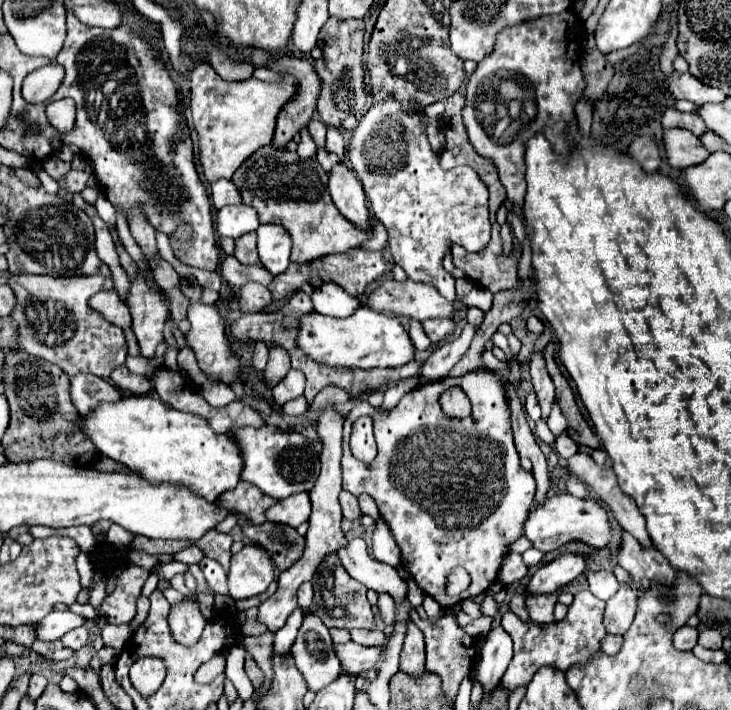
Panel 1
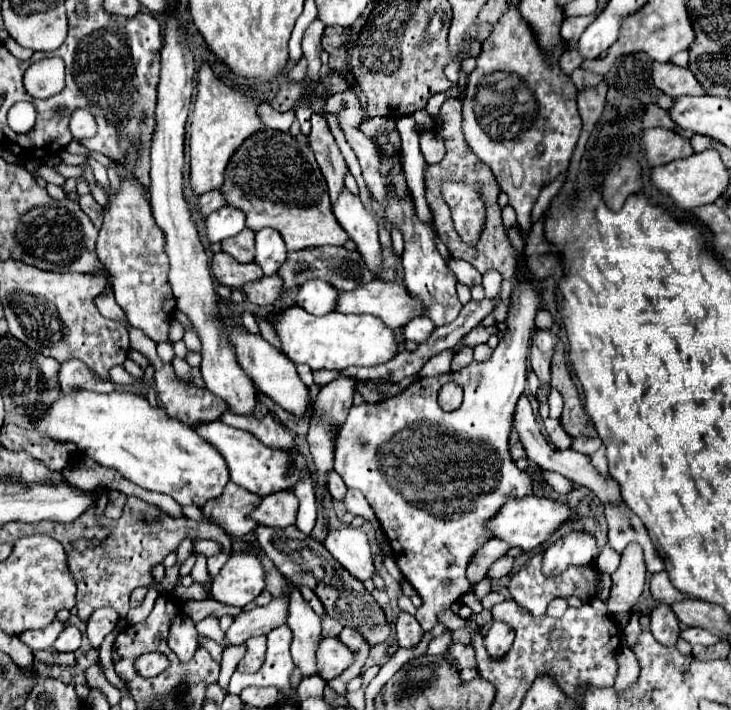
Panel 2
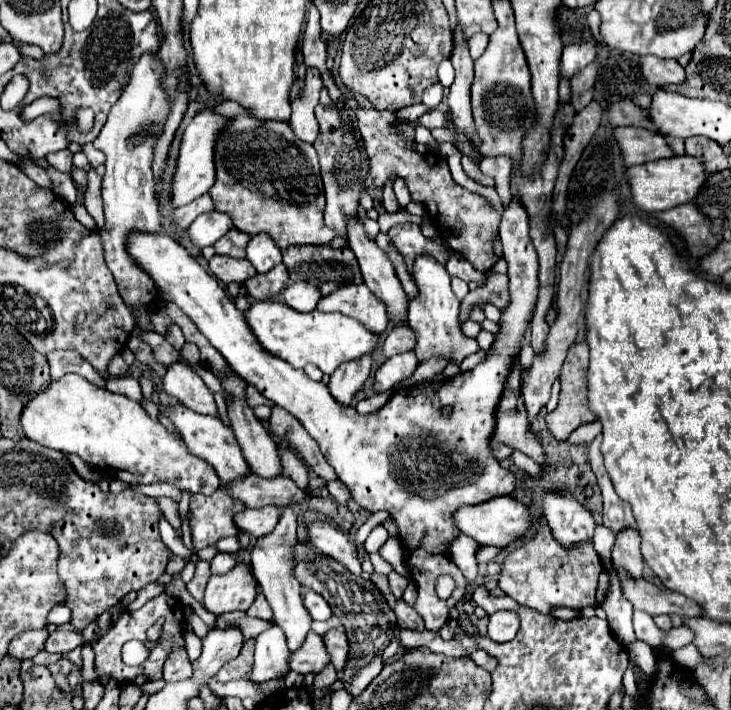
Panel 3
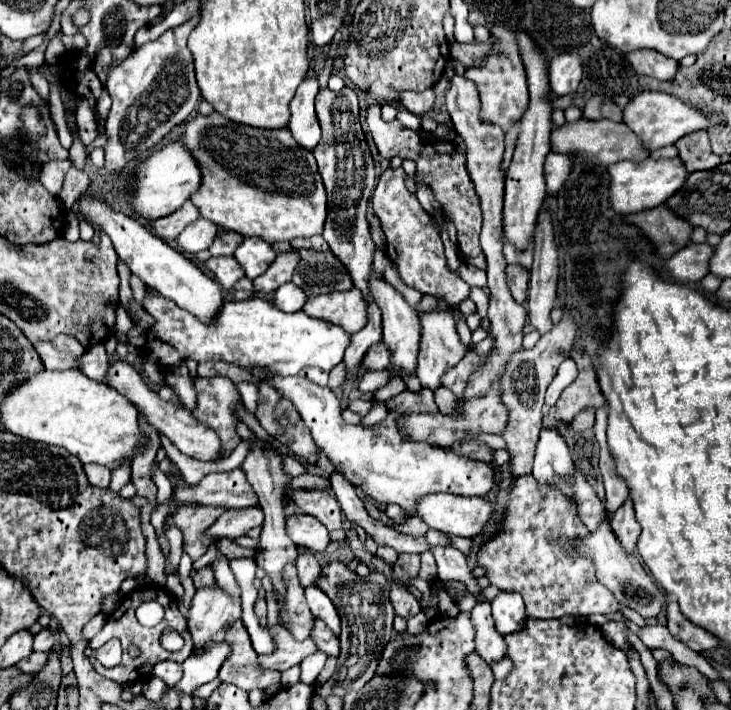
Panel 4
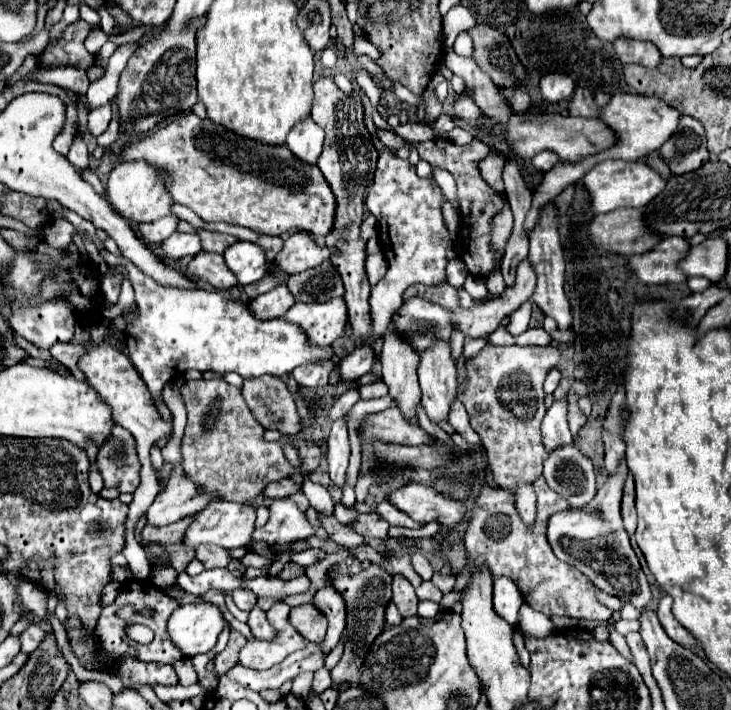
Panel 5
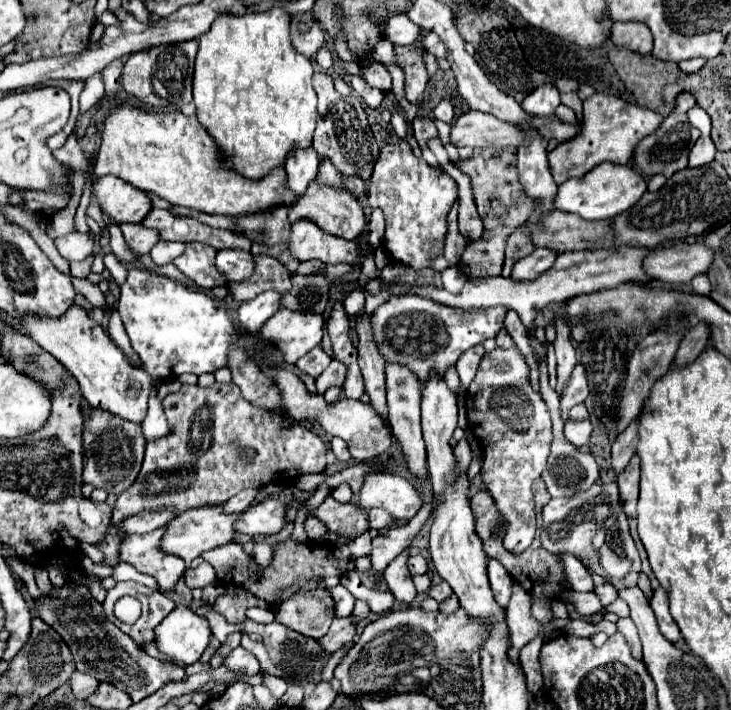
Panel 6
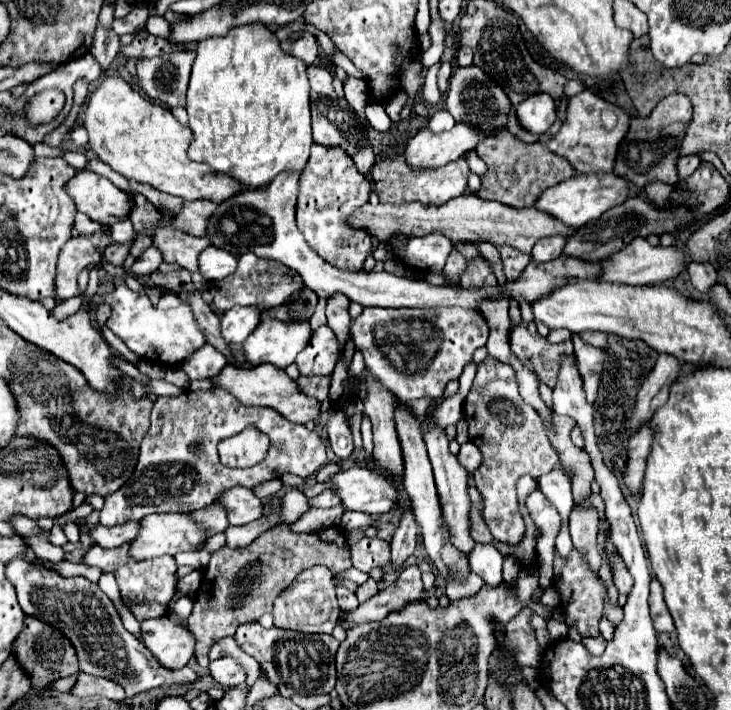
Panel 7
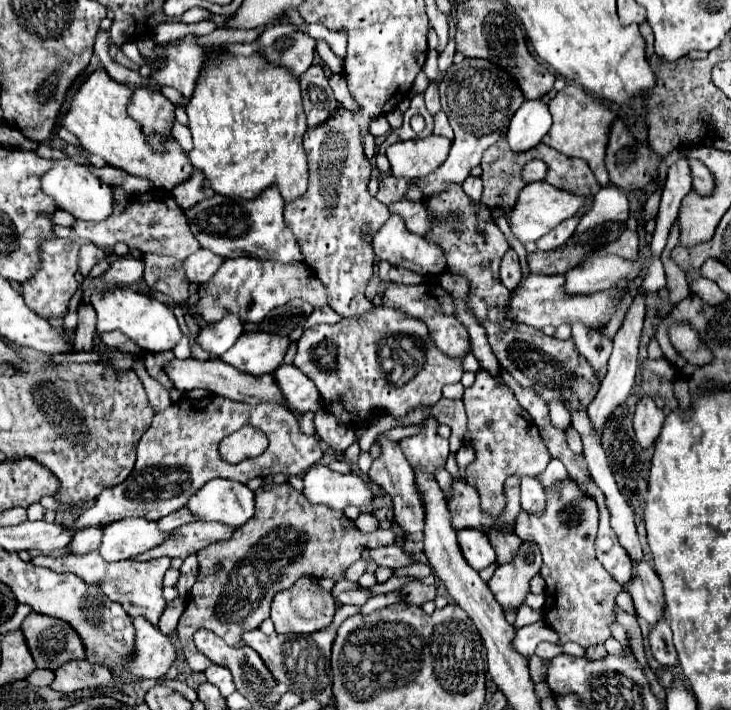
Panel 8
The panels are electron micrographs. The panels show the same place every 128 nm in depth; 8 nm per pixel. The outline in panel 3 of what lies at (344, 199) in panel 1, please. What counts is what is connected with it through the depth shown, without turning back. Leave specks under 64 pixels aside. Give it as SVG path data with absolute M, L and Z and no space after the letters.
M358 216L358 220L352 220L352 222L350 222L350 234L348 234L348 236L350 236L348 244L350 244L352 252L354 252L356 258L358 258L358 264L360 264L360 270L362 270L362 276L364 276L366 286L368 286L380 300L384 300L392 324L396 324L396 326L404 324L404 322L406 322L406 310L408 310L408 298L406 298L406 292L402 290L402 284L400 284L400 280L398 280L396 272L394 272L394 266L392 266L390 258L388 258L386 252L382 252L382 250L376 246L376 242L368 236L368 232L364 230L364 222L362 222L360 216Z

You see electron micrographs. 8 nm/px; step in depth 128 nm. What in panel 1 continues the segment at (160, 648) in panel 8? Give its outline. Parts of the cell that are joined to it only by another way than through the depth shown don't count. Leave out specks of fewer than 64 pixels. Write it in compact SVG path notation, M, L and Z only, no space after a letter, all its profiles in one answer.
M246 544L238 554L232 556L228 574L230 596L234 600L262 594L274 580L274 560L258 544Z

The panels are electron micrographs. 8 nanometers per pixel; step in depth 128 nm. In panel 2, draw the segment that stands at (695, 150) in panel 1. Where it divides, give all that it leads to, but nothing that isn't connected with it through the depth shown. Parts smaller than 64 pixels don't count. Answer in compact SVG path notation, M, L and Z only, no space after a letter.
M648 128L642 134L642 148L652 166L662 166L694 154L690 140L666 128Z

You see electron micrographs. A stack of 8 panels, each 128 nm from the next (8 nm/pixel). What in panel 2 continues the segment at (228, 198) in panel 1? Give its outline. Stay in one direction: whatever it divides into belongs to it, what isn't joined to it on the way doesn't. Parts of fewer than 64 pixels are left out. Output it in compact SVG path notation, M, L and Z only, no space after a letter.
M210 190L198 198L198 210L202 216L208 216L210 212L222 208L226 204L226 198L220 194L220 190Z

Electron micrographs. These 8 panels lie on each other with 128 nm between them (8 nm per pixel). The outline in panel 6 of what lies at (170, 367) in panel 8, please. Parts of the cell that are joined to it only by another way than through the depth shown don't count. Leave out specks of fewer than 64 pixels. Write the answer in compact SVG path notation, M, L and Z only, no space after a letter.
M274 368L274 382L282 392L282 402L286 404L286 412L290 418L294 418L298 422L314 420L320 428L324 428L324 432L328 432L332 436L340 436L342 440L346 440L354 460L358 460L358 462L372 460L372 458L384 454L394 444L394 434L392 434L388 420L382 420L382 416L376 416L376 412L374 412L374 408L370 408L370 404L364 404L360 400L348 400L348 398L342 398L334 404L326 404L326 400L320 394L318 396L308 394L304 382L286 368Z

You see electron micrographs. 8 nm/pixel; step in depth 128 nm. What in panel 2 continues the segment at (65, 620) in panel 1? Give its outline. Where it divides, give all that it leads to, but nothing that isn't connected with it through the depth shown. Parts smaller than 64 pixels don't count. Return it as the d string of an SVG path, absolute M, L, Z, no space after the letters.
M52 620L46 628L40 630L30 630L30 632L22 632L20 640L30 646L32 650L40 650L40 648L50 648L54 644L54 640L58 638L58 634L66 628L66 622L62 620Z

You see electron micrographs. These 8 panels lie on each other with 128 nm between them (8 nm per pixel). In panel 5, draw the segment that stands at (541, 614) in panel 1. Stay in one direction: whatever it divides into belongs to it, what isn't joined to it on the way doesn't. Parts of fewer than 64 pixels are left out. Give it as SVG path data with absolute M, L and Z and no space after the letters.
M538 476L538 480L534 480L534 490L538 498L538 512L534 528L526 528L522 518L518 516L518 510L514 508L514 496L510 496L510 492L506 492L504 488L482 488L472 510L464 540L468 558L476 566L486 566L492 578L508 576L510 580L514 580L524 596L524 602L546 616L570 616L608 622L612 618L612 610L598 602L596 586L590 584L590 580L586 580L586 576L582 576L582 572L578 572L574 566L558 560L546 540L546 526L550 516L554 512L570 508L570 504L546 484L544 476Z

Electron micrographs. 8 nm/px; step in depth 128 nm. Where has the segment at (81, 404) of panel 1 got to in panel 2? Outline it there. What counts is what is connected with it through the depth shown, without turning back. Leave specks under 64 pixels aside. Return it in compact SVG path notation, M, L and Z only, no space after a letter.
M68 360L60 366L60 388L62 392L76 392L82 388L90 392L110 394L116 390L116 384L94 376L94 372L90 372L90 368L80 360Z

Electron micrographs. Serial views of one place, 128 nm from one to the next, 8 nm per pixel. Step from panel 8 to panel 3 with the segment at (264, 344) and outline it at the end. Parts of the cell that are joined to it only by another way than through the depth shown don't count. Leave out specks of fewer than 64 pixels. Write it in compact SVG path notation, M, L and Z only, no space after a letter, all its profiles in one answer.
M366 284L338 288L338 292L332 292L318 302L318 310L320 312L340 312L340 314L352 316L360 320L362 324L366 324L376 334L386 332L390 326L386 304L378 300Z

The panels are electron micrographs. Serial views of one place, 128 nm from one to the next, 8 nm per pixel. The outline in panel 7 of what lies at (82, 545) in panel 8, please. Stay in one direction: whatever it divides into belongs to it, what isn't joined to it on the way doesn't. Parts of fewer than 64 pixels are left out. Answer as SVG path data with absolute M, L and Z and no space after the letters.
M124 522L124 524L118 524L114 528L106 528L106 526L98 524L88 534L102 548L118 548L124 542L130 542L132 536L138 534L138 528L140 528L140 522Z

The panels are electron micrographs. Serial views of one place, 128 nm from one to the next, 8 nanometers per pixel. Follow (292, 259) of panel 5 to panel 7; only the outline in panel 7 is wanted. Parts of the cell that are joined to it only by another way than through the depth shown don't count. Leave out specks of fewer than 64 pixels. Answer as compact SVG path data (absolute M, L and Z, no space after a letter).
M312 144L310 160L300 178L300 194L296 206L296 226L304 234L306 242L318 256L342 270L362 270L364 260L372 252L372 238L366 230L354 230L346 224L346 218L368 202L370 182L362 176L350 156L340 148L326 148Z

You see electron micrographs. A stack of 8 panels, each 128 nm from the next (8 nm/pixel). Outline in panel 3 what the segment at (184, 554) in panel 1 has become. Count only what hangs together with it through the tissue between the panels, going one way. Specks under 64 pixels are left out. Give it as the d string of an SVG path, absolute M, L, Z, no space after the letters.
M222 538L218 544L216 544L216 550L218 552L238 552L240 550L240 544L238 544L238 538Z

